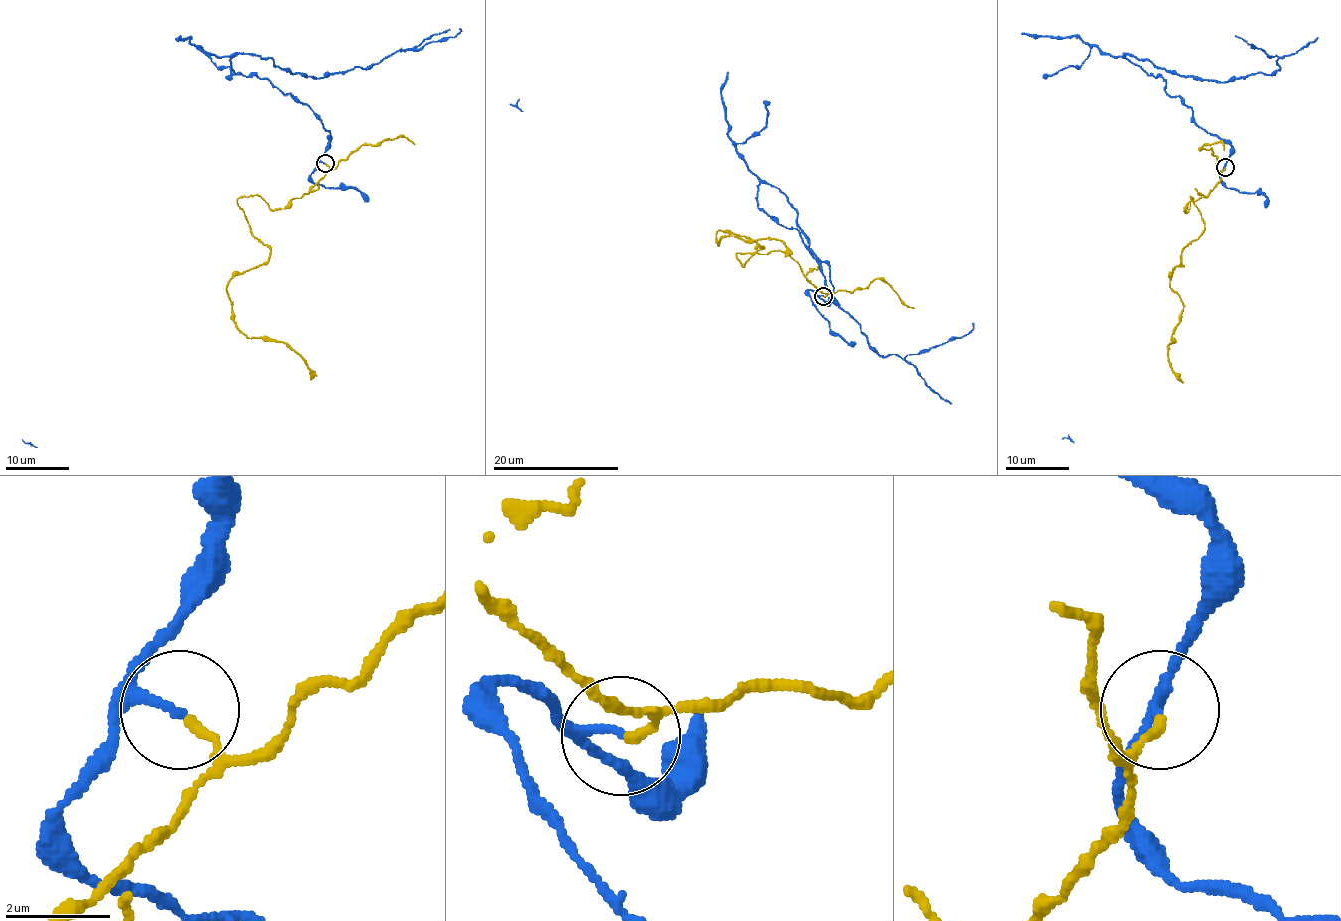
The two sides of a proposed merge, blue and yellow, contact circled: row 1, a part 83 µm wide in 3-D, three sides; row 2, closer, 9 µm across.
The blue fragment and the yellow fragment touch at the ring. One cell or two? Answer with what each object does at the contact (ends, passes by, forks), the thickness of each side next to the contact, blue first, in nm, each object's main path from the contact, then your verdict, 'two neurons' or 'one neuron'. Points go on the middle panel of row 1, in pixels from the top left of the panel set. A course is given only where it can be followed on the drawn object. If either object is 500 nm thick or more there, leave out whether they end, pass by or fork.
blue passes by; yellow ends there; 120 nm thick on the blue side, 170 nm on the other; blue runs (823, 296), (827, 264), (758, 206), (764, 182), (796, 211), (826, 288), (883, 356), (925, 353), (972, 322); yellow runs (823, 296), (781, 250), (737, 253), (742, 266), (763, 248), (721, 231), (715, 239), (781, 240), (784, 257); two neurons

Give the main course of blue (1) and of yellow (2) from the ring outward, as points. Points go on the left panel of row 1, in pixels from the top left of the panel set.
1: (325, 162), (319, 156), (330, 140), (318, 116), (266, 79), (235, 74), (235, 56), (326, 77), (458, 28)
2: (325, 164), (283, 209), (238, 199), (270, 258), (226, 294), (236, 326), (285, 342), (310, 379)

